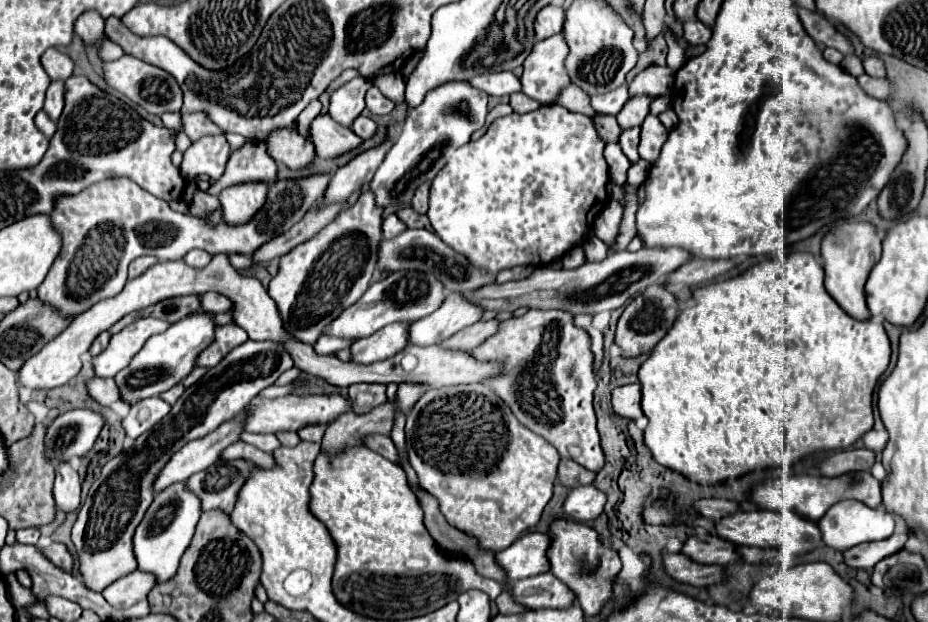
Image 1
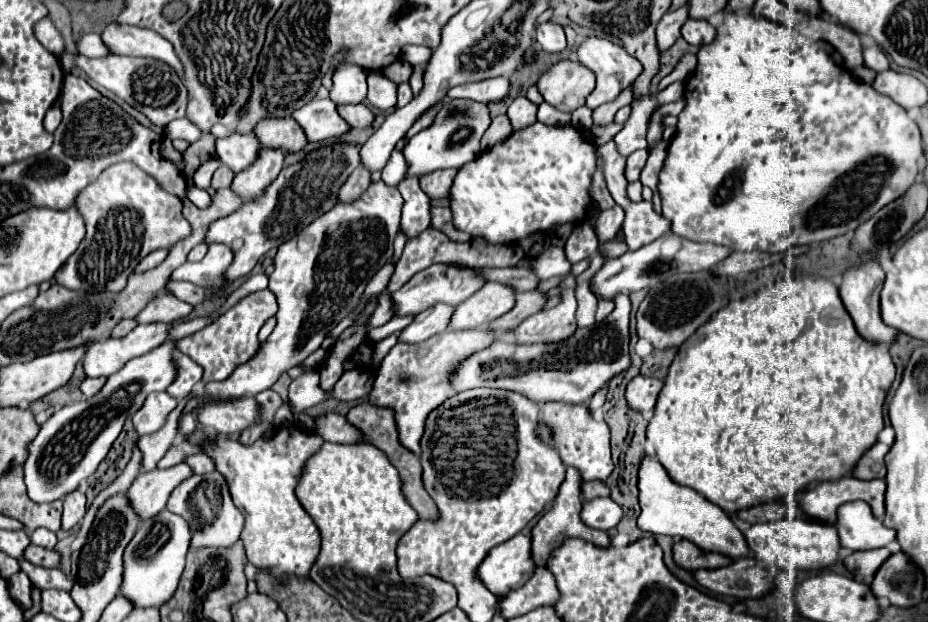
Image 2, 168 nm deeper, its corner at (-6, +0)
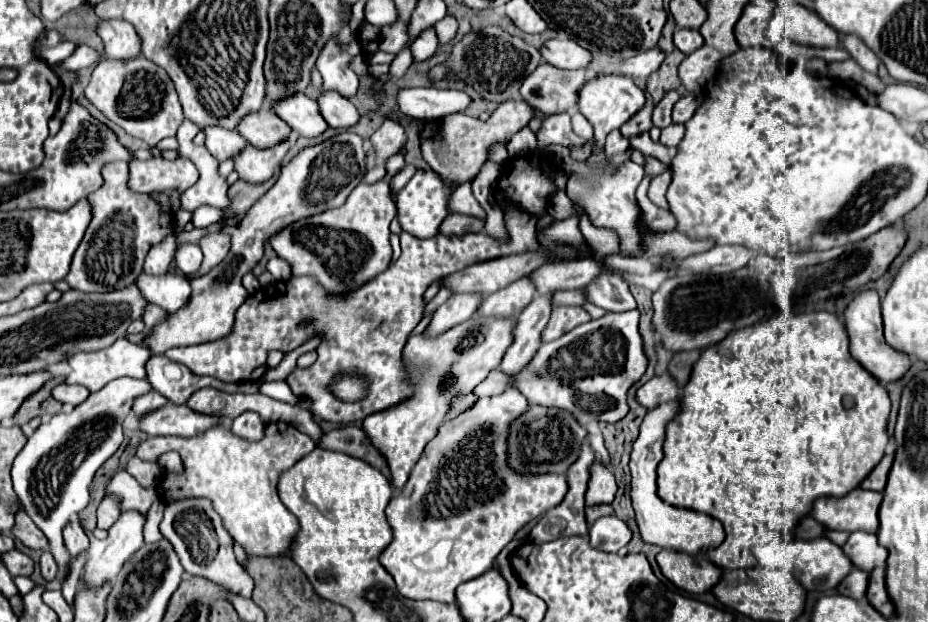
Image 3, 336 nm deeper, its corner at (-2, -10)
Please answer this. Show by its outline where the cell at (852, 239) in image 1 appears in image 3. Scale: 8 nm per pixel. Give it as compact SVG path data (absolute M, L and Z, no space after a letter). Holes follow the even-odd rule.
M862 291L854 297L854 301L846 307L846 331L850 337L850 353L858 359L858 363L872 373L882 385L898 381L906 375L910 369L910 357L906 353L900 353L892 349L882 335L882 315L880 315L880 297L876 291Z

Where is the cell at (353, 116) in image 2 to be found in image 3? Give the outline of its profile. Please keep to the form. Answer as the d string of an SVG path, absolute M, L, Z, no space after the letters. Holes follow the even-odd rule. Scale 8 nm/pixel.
M322 91L316 101L320 107L320 113L324 115L324 121L332 129L348 129L356 125L360 119L356 107L338 91Z

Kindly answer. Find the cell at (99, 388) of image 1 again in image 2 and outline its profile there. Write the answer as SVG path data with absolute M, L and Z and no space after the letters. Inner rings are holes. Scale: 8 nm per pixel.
M86 377L84 381L82 381L82 385L80 385L80 389L82 389L82 393L86 395L86 397L94 397L102 387L104 387L104 377L98 377L98 379L90 379L90 377Z

